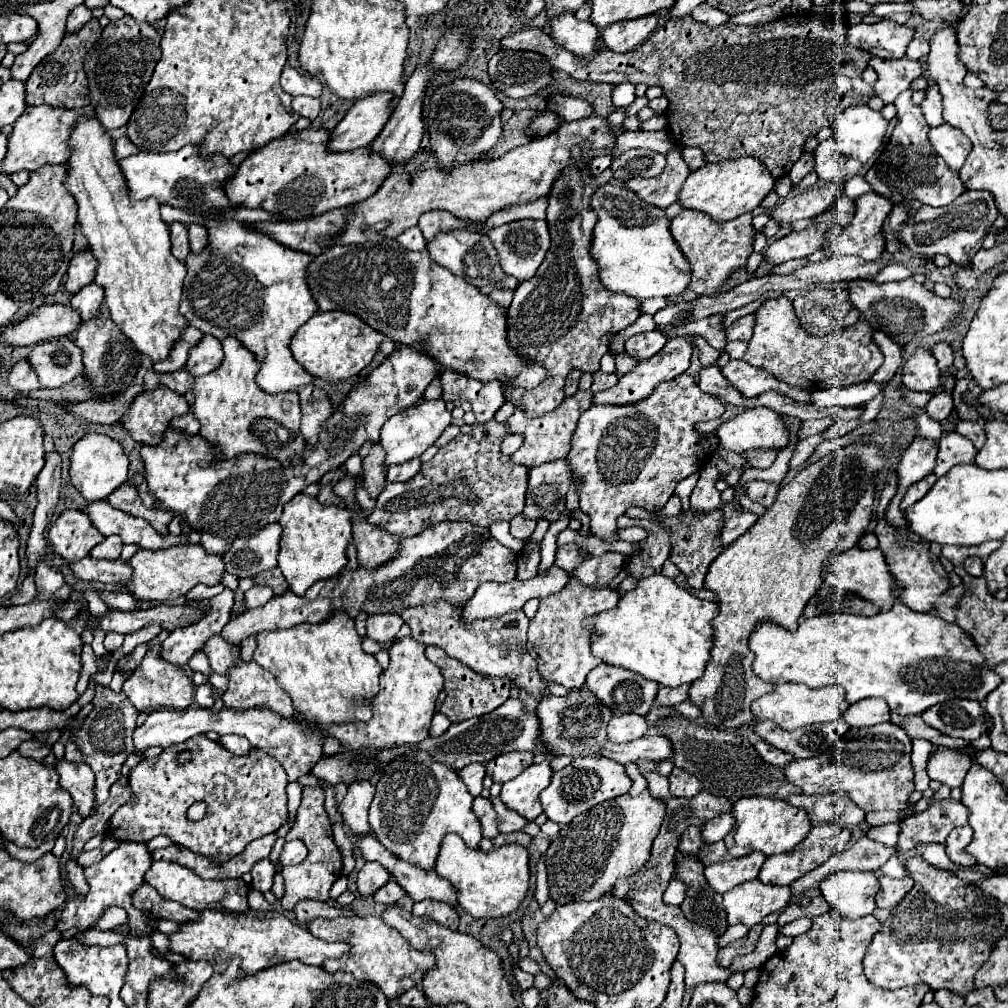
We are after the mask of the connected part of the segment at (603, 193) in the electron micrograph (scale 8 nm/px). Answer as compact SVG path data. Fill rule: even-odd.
M619 182L597 186L589 206L597 212L591 256L597 262L599 280L607 290L623 292L641 300L675 296L687 290L691 278L689 262L671 238L669 220L661 208L643 202Z

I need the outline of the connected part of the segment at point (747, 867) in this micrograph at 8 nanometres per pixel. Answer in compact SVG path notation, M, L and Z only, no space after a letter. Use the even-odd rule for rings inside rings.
M751 852L741 858L723 860L705 866L705 878L709 880L713 890L719 890L723 894L741 882L757 878L763 862L765 862L765 854Z

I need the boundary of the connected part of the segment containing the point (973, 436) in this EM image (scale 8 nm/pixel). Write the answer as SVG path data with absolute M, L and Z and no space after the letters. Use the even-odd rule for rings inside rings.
M961 420L955 430L957 430L959 434L967 436L977 450L985 444L985 430L983 430L983 426L981 426L979 422L963 422L963 420Z

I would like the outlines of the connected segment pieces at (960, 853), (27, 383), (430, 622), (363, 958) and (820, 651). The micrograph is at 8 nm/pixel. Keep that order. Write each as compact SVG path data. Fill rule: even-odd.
M961 826L961 828L955 828L949 834L949 838L947 838L947 844L945 844L947 856L955 864L959 864L959 866L973 866L973 864L977 864L977 860L973 860L973 856L969 856L965 852L965 846L971 842L971 836L973 836L971 826Z
M19 360L13 364L13 368L9 370L9 376L7 376L7 384L17 392L33 392L33 390L41 388L37 374L27 364L27 360Z
M435 600L421 606L409 606L401 610L401 618L409 624L411 636L423 644L433 644L443 648L451 658L461 660L471 670L485 676L507 676L517 682L521 690L527 690L533 696L547 696L545 680L537 670L537 662L529 656L527 644L527 626L529 620L523 610L507 612L505 616L497 616L493 620L473 620L473 624L465 624L461 620L461 604L449 604L447 600Z
M339 916L333 920L311 920L305 924L305 928L327 942L345 942L351 946L351 950L337 958L337 960L327 960L323 964L323 970L327 972L337 972L339 968L345 972L351 972L357 980L369 980L377 984L389 1000L401 996L405 990L413 988L417 982L421 982L423 974L435 966L435 956L425 950L415 950L395 928L387 926L381 918L375 916Z
M895 604L887 612L875 616L827 614L803 620L797 632L789 632L777 624L759 624L749 638L749 648L755 652L753 672L769 682L801 682L809 688L839 684L847 692L849 704L879 696L885 698L891 712L901 716L923 714L927 708L953 698L969 698L983 702L989 692L1001 684L1001 676L993 672L977 652L973 638L955 622L945 622L929 612L913 612L905 604Z

